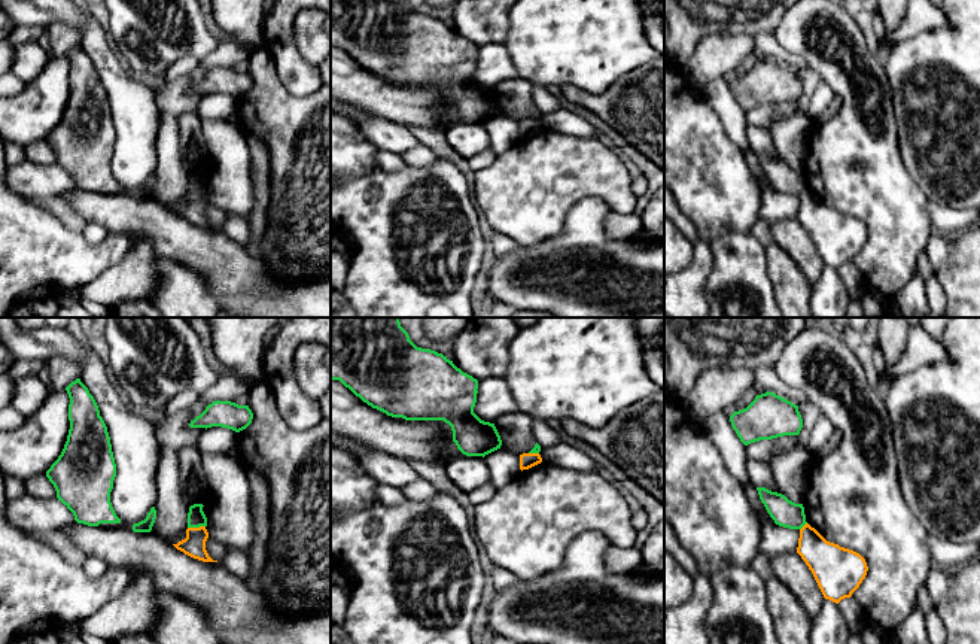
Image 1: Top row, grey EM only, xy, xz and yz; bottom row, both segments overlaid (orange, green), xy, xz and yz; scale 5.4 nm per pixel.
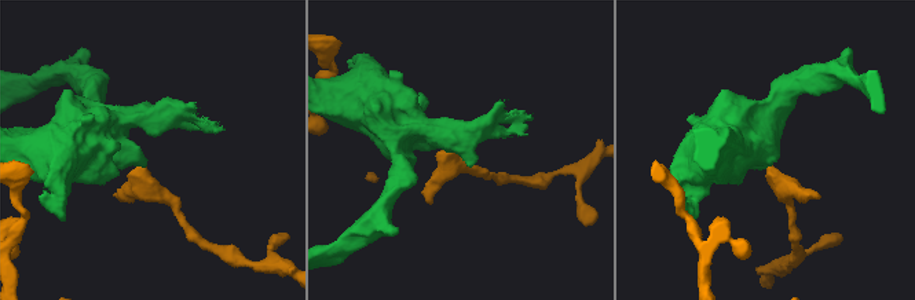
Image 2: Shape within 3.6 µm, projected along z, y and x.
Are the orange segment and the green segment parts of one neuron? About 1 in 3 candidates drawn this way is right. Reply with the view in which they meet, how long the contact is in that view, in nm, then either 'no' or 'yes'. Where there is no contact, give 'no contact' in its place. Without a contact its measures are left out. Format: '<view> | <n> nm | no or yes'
xy | 100 nm | no

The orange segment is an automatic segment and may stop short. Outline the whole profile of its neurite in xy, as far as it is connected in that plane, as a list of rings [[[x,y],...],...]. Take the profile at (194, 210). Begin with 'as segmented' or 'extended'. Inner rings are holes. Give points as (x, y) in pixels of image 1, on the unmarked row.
as segmented; [[[206,192],[188,194],[186,204],[173,212],[194,225],[198,225],[203,228],[217,228],[217,227],[213,227],[206,216],[207,204],[209,204],[209,198]]]

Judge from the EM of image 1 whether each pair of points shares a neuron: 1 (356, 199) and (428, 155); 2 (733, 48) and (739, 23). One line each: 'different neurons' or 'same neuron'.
1: different neurons
2: different neurons

